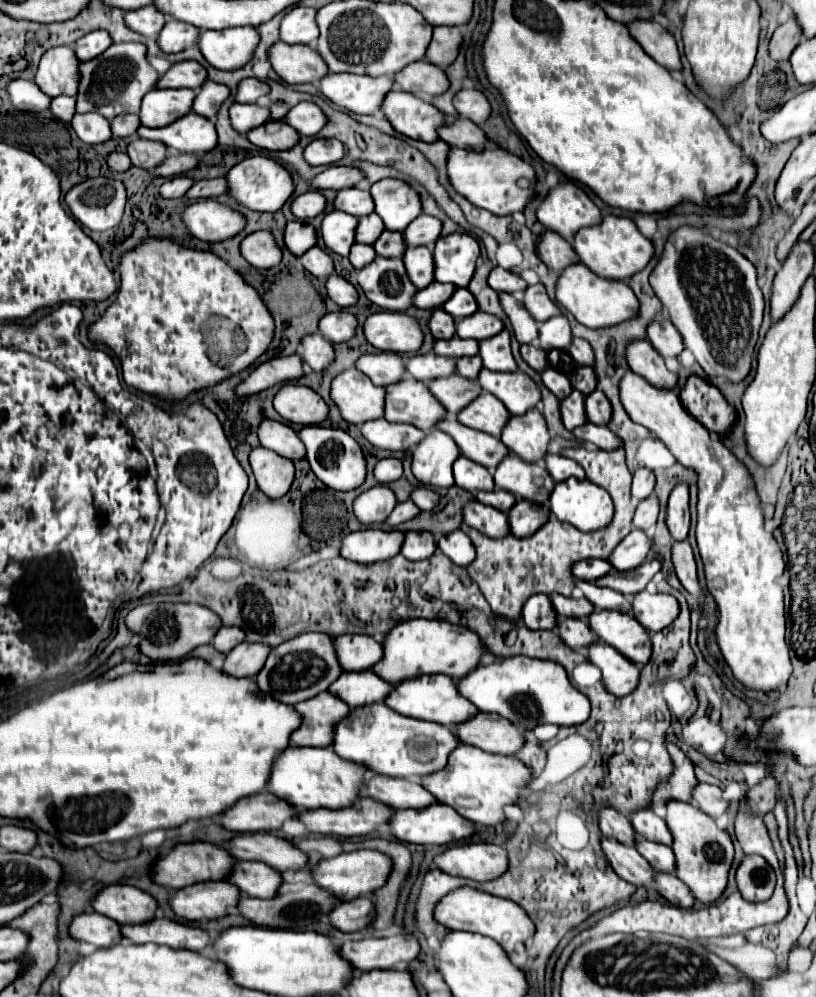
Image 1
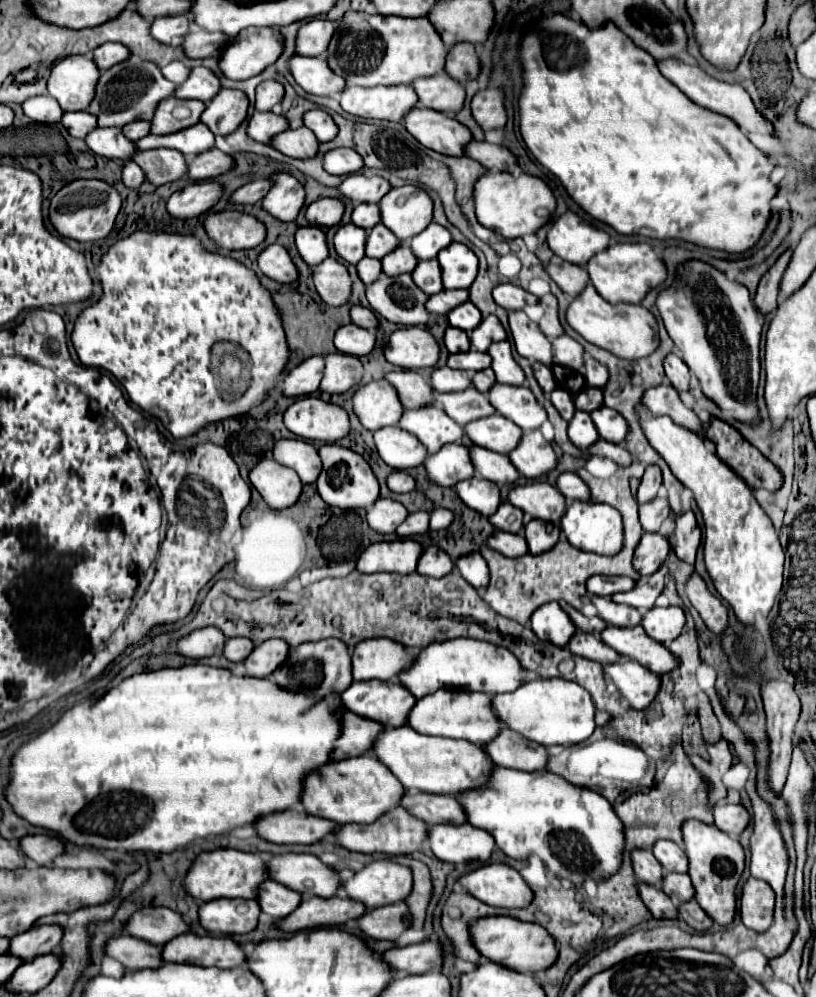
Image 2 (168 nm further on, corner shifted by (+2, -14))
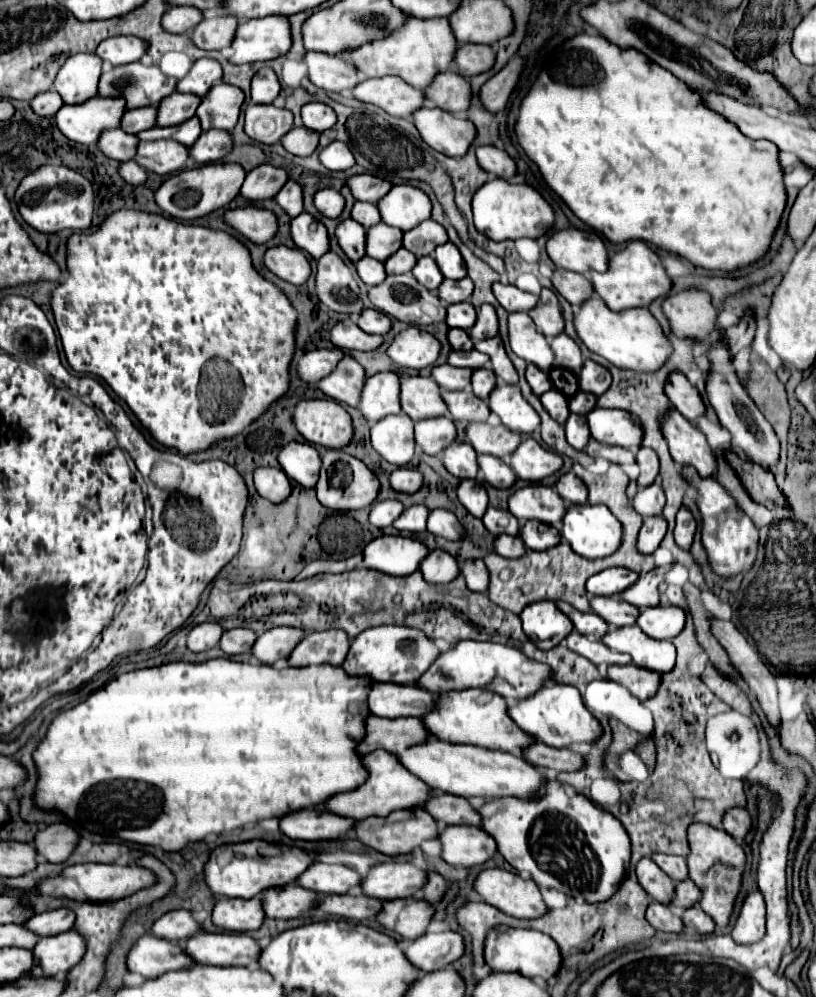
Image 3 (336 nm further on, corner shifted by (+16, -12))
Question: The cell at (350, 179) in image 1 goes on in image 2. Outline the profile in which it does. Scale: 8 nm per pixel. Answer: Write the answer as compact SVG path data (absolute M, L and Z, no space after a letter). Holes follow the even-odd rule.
M362 173L348 175L340 185L338 191L350 199L352 203L378 203L386 191L390 191L390 183L382 177L366 177Z

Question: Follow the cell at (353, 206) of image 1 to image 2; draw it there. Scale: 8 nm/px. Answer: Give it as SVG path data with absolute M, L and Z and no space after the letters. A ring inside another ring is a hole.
M358 203L358 205L354 205L354 211L352 211L352 223L354 225L358 225L362 229L370 229L378 221L380 221L380 215L378 215L378 205L376 203Z

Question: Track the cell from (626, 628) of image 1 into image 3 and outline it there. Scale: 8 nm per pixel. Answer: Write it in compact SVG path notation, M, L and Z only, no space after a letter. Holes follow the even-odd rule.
M638 625L610 627L602 643L606 643L610 649L618 653L628 653L634 659L634 665L652 669L656 673L668 673L676 661L672 641L652 639Z

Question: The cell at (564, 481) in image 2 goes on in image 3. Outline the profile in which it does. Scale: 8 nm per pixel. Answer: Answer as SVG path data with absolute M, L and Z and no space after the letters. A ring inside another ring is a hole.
M572 471L562 475L556 483L556 489L560 497L568 503L586 503L588 501L588 487L580 477L576 477Z

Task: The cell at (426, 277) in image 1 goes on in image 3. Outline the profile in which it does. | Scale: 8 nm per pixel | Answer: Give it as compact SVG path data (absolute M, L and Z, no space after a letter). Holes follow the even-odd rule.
M430 255L418 259L416 267L412 269L412 275L414 275L426 289L432 289L432 291L436 291L436 289L440 287L440 283L444 281L444 277L442 277L436 261L434 261Z

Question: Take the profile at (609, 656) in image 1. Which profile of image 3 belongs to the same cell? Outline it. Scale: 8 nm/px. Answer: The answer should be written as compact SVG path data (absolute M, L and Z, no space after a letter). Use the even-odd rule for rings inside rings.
M610 665L608 679L624 685L640 701L654 697L660 687L660 673L636 665Z

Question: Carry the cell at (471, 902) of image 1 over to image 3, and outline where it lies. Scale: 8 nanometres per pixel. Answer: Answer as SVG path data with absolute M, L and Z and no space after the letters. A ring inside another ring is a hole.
M496 927L490 931L486 939L486 949L484 949L486 963L492 967L496 973L520 973L524 977L542 977L542 979L552 979L558 975L562 967L562 957L560 957L560 947L556 941L540 931L528 931L528 929L510 929L510 927Z

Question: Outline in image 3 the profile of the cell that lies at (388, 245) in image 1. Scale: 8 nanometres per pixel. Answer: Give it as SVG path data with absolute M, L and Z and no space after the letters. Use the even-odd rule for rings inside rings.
M402 247L384 263L384 267L386 267L388 275L400 275L400 273L410 273L414 269L416 261L418 261L416 255L408 253L408 249Z

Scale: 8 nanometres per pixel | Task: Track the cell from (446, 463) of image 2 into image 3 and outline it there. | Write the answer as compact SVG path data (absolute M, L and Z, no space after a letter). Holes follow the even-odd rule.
M452 443L444 453L442 453L442 463L446 469L460 477L460 479L476 479L478 475L478 461L476 461L476 451L468 443Z

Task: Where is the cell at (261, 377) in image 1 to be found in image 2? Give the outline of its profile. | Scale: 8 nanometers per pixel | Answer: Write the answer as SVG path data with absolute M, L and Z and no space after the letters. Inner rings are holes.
M310 357L292 369L282 381L282 393L286 397L300 397L318 391L322 379L322 357Z

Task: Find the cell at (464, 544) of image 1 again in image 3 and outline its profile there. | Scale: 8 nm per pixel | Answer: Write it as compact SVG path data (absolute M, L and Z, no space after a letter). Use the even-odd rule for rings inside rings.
M468 561L462 565L462 575L466 579L468 589L478 591L478 593L486 593L488 585L490 585L490 573L484 565L484 561Z

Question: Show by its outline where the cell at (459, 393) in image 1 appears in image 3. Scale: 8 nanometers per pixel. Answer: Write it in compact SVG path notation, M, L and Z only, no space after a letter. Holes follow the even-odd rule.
M470 389L464 391L442 391L442 397L450 409L454 421L486 421L490 407L484 399L478 399Z

